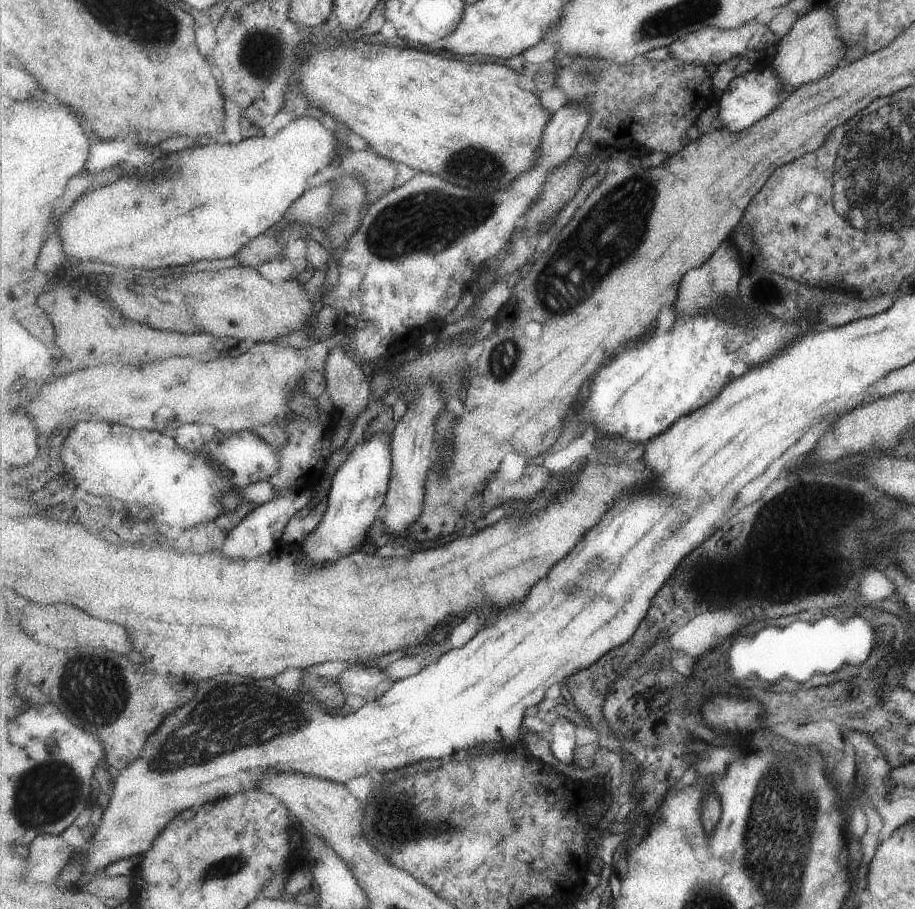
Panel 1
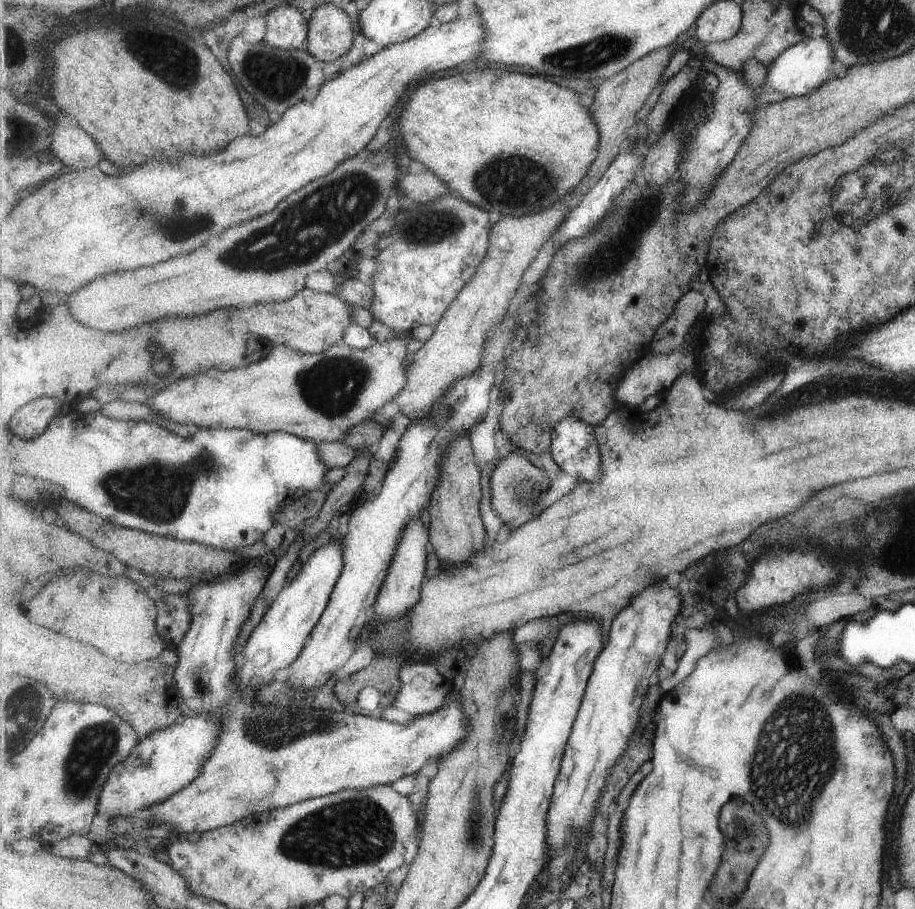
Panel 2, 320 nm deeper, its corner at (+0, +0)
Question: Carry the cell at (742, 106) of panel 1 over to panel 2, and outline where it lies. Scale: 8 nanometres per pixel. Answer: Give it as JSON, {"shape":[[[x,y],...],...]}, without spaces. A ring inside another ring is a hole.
{"shape":[[[824,34],[812,38],[807,35],[801,39],[796,45],[790,46],[780,57],[776,58],[776,62],[767,70],[765,78],[765,86],[769,91],[779,91],[789,97],[800,97],[816,88],[833,77],[831,73],[834,61],[834,50],[832,42],[828,36]]]}

